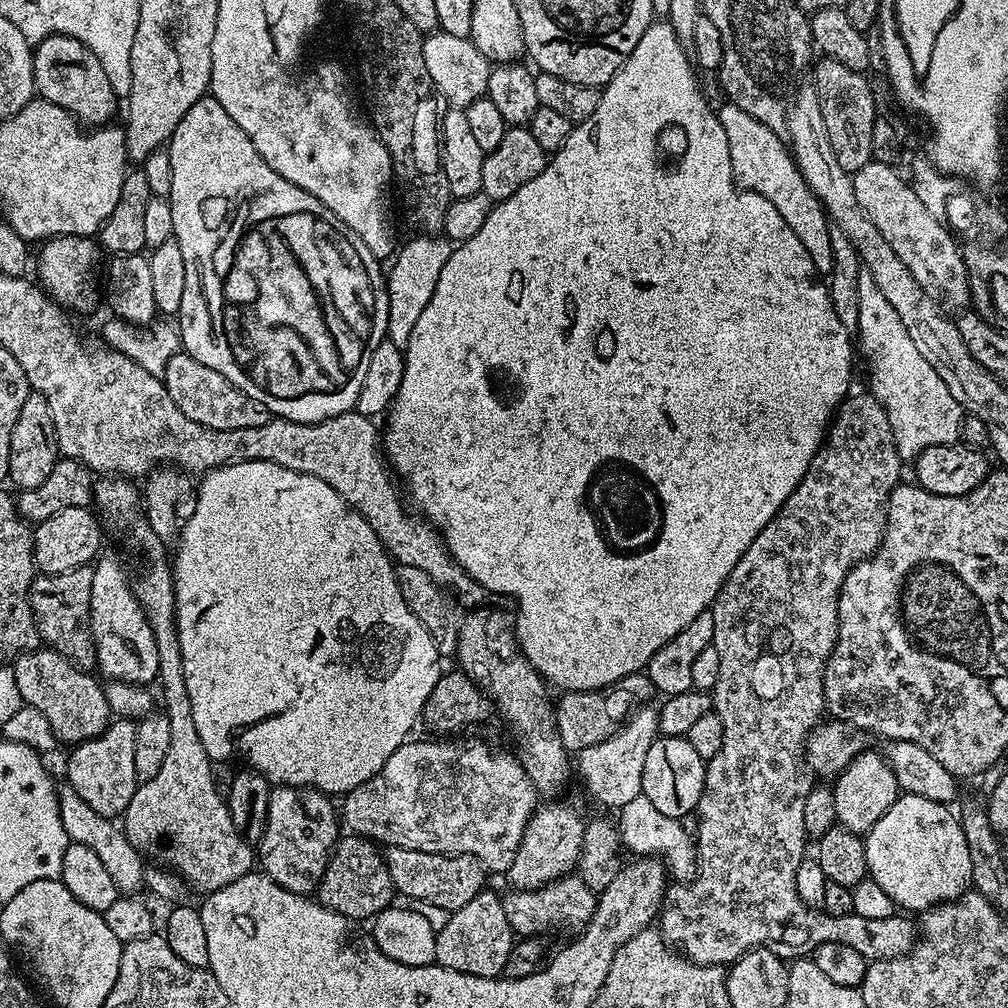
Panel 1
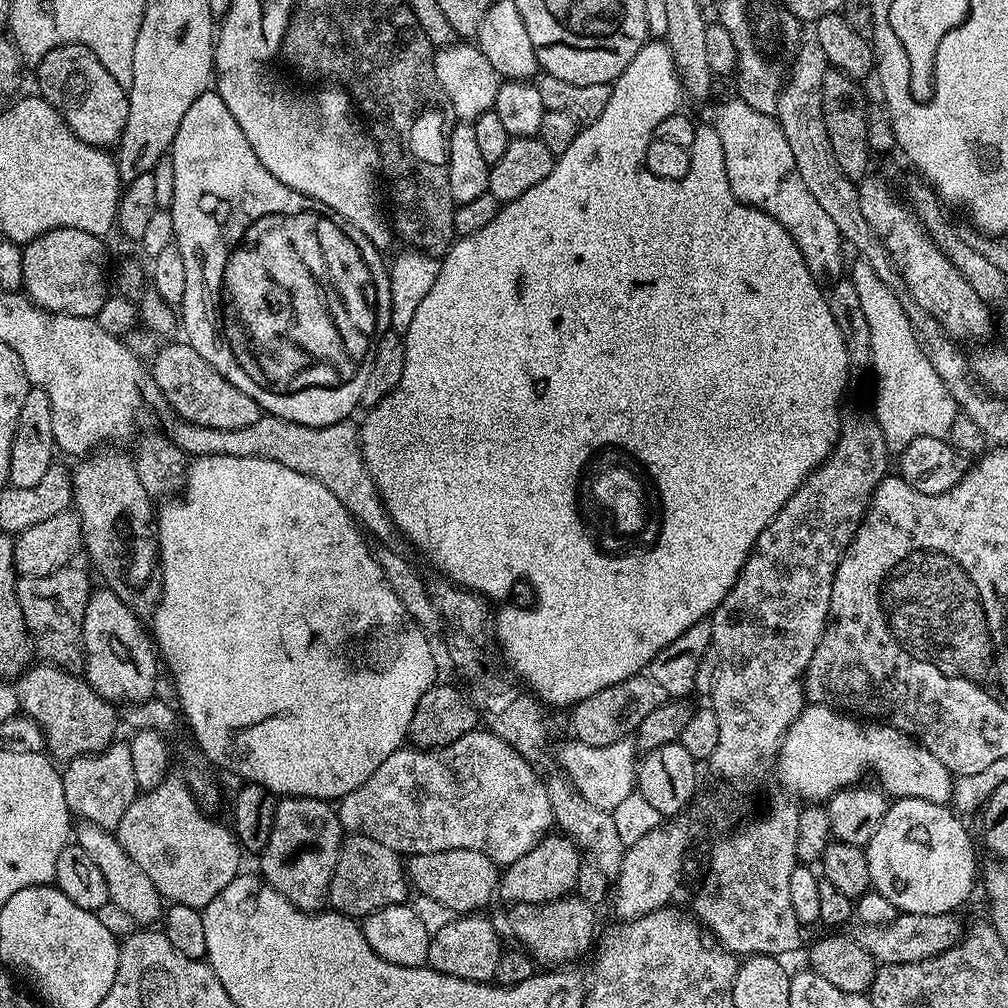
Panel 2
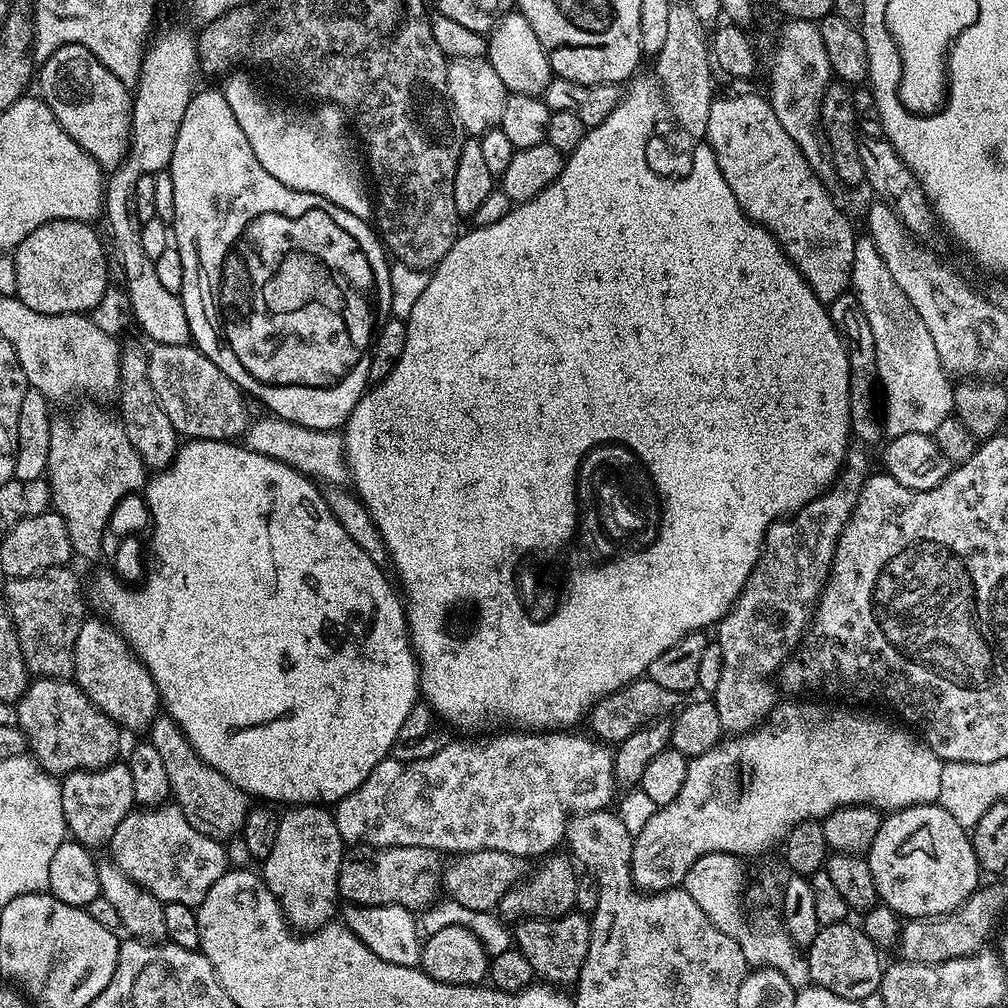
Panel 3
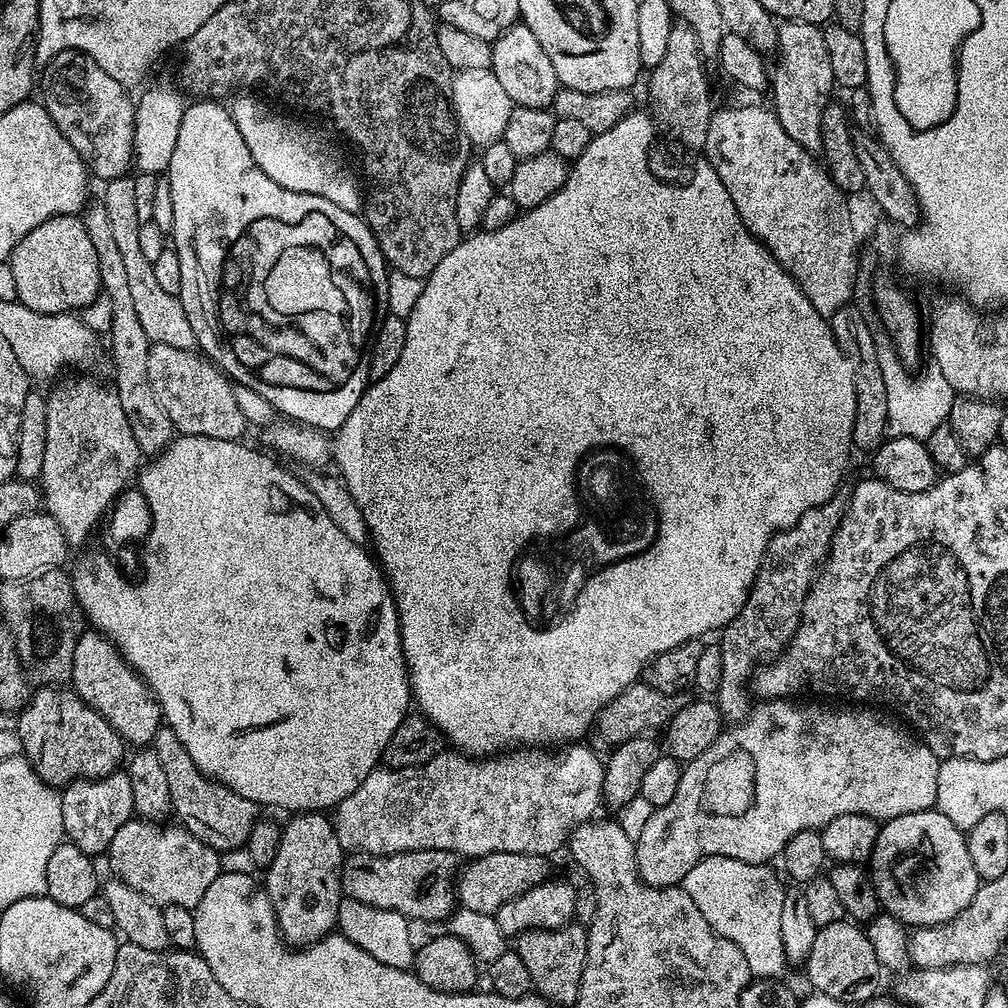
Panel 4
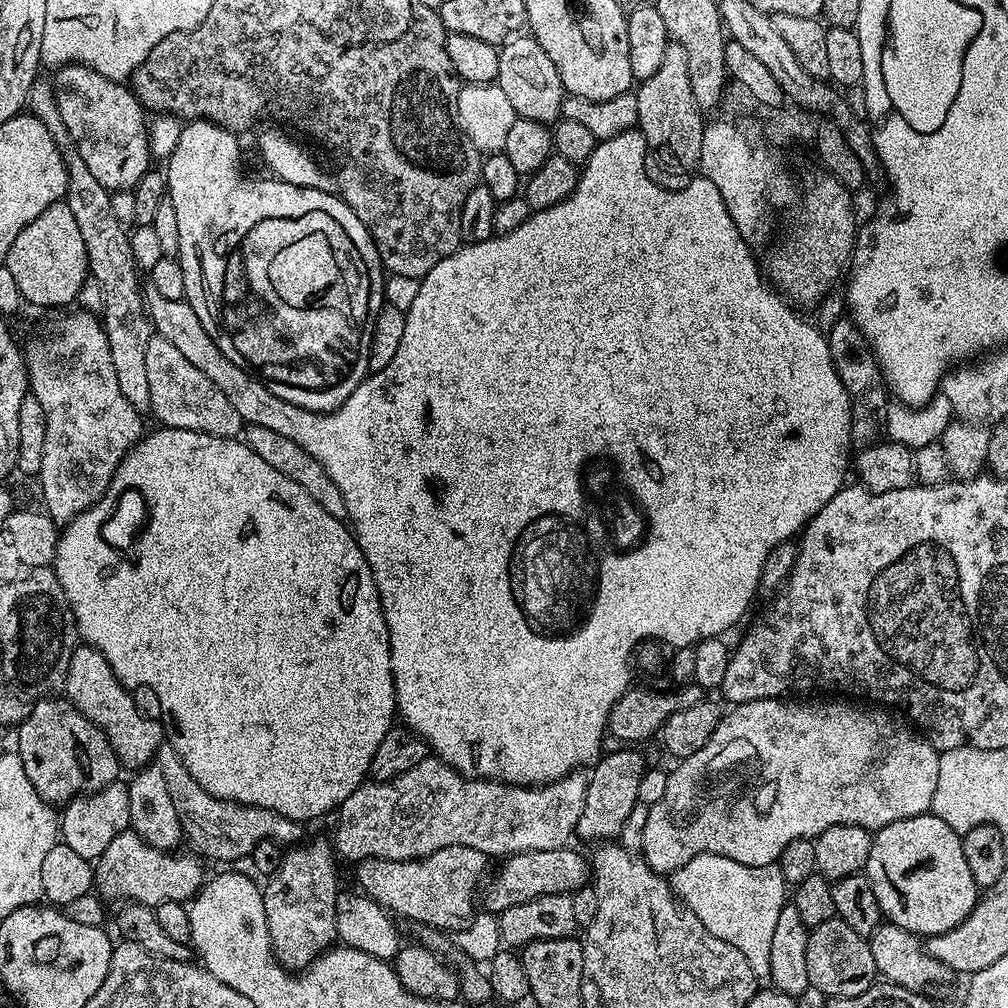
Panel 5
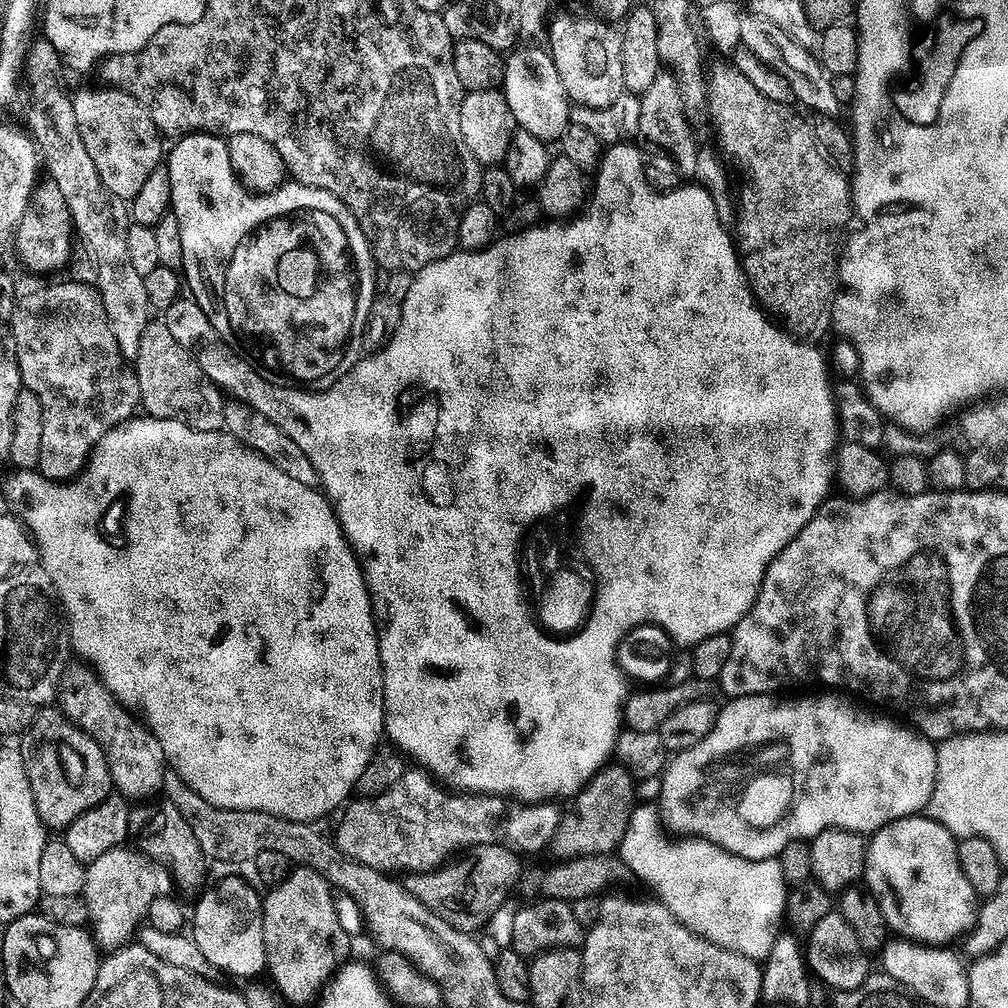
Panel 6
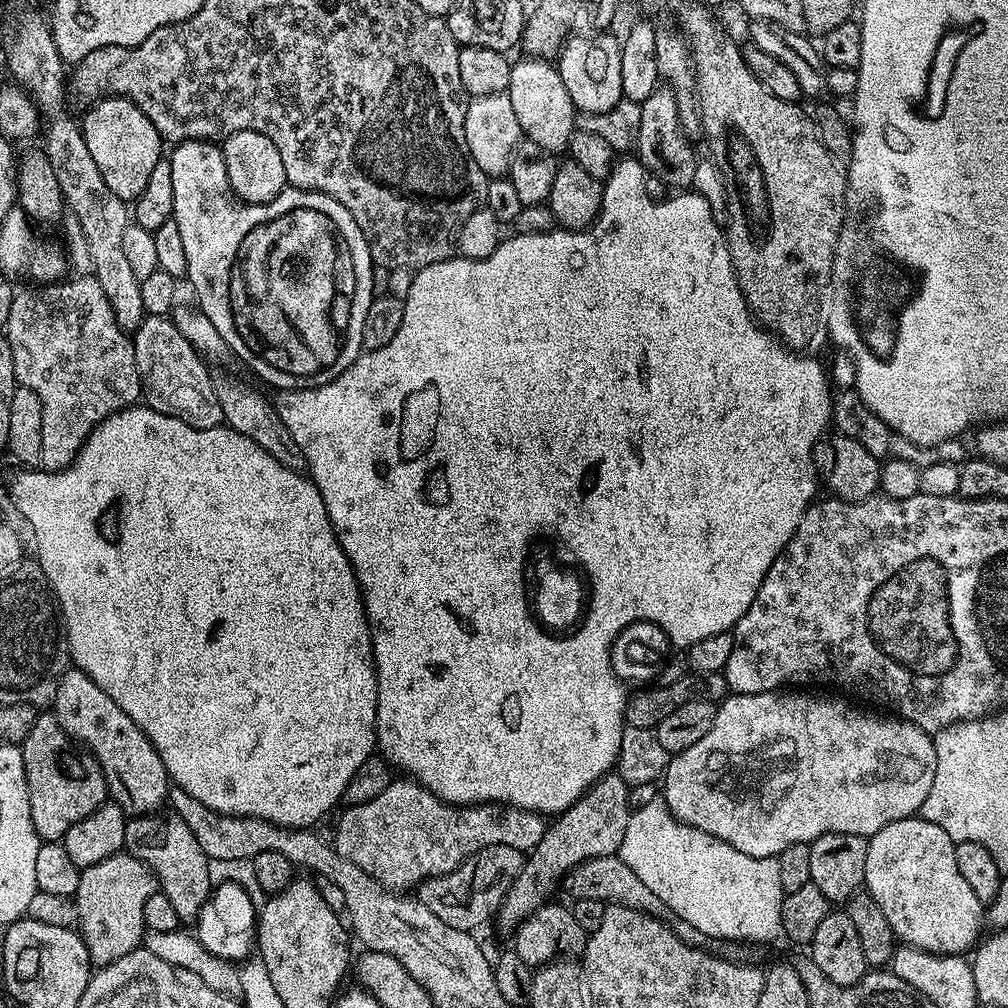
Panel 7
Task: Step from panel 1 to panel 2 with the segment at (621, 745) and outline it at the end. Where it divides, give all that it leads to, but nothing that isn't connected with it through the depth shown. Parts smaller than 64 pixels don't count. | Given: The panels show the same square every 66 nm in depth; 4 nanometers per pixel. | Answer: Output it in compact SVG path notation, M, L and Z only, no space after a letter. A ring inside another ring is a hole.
M569 739L569 744L560 752L560 764L565 776L572 785L583 794L590 806L598 806L598 810L611 812L619 806L636 788L636 770L638 767L638 749L631 739L619 740L610 746L586 746L581 740Z

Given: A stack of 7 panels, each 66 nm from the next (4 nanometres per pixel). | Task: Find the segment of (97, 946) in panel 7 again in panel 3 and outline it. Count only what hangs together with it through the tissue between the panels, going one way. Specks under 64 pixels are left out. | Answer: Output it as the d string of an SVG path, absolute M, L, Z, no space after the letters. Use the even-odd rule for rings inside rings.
M165 802L159 806L140 806L129 812L126 818L114 830L114 838L110 845L110 859L130 877L138 886L142 886L156 900L165 904L182 902L182 906L196 908L212 892L214 882L229 871L228 856L224 853L225 845L218 840L212 840L206 834L194 830L190 822L186 822L186 814L175 802Z

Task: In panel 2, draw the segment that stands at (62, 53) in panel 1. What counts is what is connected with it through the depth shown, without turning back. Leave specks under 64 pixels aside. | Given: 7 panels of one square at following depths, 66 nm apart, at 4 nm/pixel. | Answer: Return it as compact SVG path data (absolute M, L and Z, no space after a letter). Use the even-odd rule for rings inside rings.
M63 44L50 50L50 54L35 65L34 72L40 83L39 95L50 102L58 114L62 114L66 126L70 126L76 137L90 146L105 150L119 145L120 136L126 130L128 94L126 89L118 86L118 82L114 82L110 70L106 70L106 66L102 66L102 62L86 50L86 46Z

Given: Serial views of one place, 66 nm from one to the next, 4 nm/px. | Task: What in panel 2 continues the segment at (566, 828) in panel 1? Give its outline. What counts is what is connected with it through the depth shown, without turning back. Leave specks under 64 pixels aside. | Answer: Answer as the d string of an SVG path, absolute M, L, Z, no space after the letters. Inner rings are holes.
M563 834L543 836L535 846L526 850L526 854L522 854L522 858L518 858L501 871L499 899L504 899L505 905L508 906L545 904L575 893L581 863L582 853L569 836Z

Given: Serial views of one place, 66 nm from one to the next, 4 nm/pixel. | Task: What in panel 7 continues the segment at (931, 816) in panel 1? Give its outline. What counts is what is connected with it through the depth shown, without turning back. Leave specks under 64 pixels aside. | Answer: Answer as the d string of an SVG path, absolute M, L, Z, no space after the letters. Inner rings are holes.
M914 818L895 820L882 830L867 837L862 862L863 896L882 914L882 922L886 922L886 930L890 930L893 940L905 952L914 952L936 960L968 962L977 955L985 938L985 909L974 902L970 889L967 888L958 870L954 870L952 857L952 841L945 838L937 828L918 822Z

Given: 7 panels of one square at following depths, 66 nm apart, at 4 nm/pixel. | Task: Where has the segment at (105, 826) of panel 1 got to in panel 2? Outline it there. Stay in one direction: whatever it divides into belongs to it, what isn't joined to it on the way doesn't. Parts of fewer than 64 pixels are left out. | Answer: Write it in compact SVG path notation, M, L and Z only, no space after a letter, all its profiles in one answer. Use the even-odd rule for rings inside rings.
M80 822L74 828L74 843L82 846L82 850L86 850L90 858L94 858L98 870L102 870L102 878L106 878L106 890L111 904L130 914L137 926L152 926L155 925L152 924L155 920L157 923L161 919L166 904L160 891L156 889L154 882L150 882L150 877L142 868L130 858L130 854L126 854L126 850L118 842L115 831Z

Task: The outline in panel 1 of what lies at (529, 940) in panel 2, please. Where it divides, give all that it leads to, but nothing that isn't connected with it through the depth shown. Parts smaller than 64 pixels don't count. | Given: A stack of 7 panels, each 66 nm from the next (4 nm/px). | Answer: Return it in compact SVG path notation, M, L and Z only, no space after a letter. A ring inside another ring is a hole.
M569 874L538 890L508 890L502 896L502 910L513 933L520 938L540 938L543 932L579 933L596 913L597 893L582 882L579 874Z

